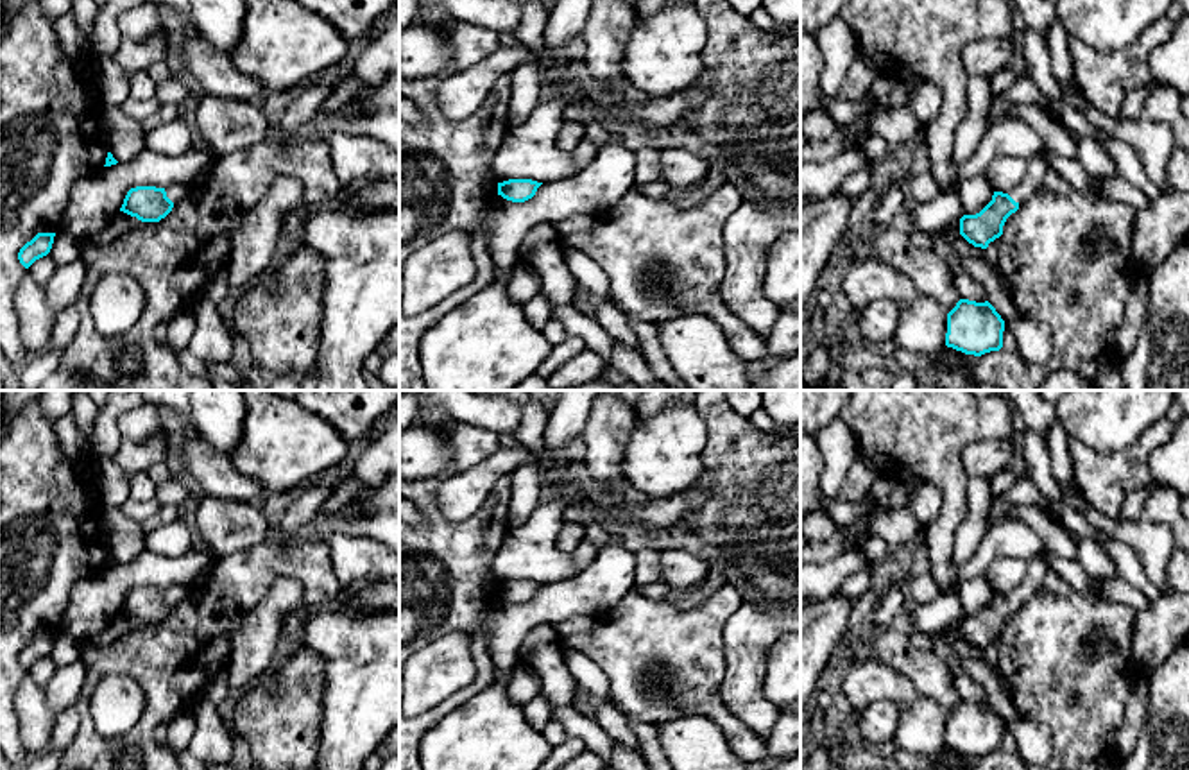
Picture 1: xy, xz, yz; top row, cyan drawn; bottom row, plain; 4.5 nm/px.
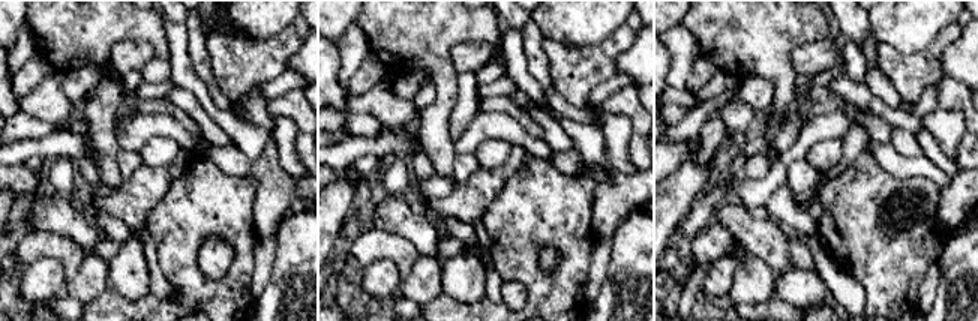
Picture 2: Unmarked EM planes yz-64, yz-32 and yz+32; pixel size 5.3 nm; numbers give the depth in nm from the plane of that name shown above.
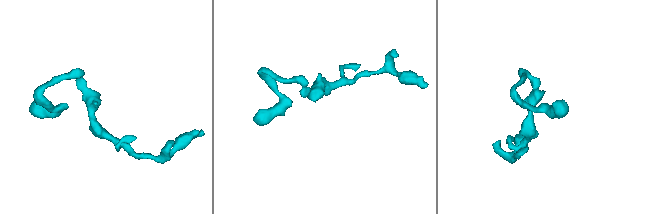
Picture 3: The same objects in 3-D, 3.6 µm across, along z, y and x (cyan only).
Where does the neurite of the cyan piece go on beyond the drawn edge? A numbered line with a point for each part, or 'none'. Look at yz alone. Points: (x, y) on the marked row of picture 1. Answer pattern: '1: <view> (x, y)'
1: yz (1037, 167)

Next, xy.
1: xy (176, 192)

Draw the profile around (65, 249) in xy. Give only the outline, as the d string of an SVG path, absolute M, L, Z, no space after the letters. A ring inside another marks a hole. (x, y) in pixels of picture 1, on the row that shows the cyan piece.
M59 229L54 236L52 249L48 256L54 260L56 267L68 265L81 256L81 240L64 229Z

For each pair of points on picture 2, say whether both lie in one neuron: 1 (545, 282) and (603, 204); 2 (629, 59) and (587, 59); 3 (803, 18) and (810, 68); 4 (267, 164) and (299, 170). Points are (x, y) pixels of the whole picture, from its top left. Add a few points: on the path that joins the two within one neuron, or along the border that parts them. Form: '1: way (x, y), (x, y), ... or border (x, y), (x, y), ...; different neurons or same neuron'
1: border (597, 185), (593, 194), (593, 233), (596, 237); different neurons
2: border (636, 33), (635, 39), (617, 57), (615, 72); different neurons
3: border (827, 38), (794, 50), (792, 65), (797, 74); different neurons
4: border (270, 138), (278, 164), (291, 176), (302, 177); different neurons

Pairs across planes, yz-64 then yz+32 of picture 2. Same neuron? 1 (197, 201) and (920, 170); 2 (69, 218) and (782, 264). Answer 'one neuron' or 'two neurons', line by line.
1: two neurons
2: one neuron

